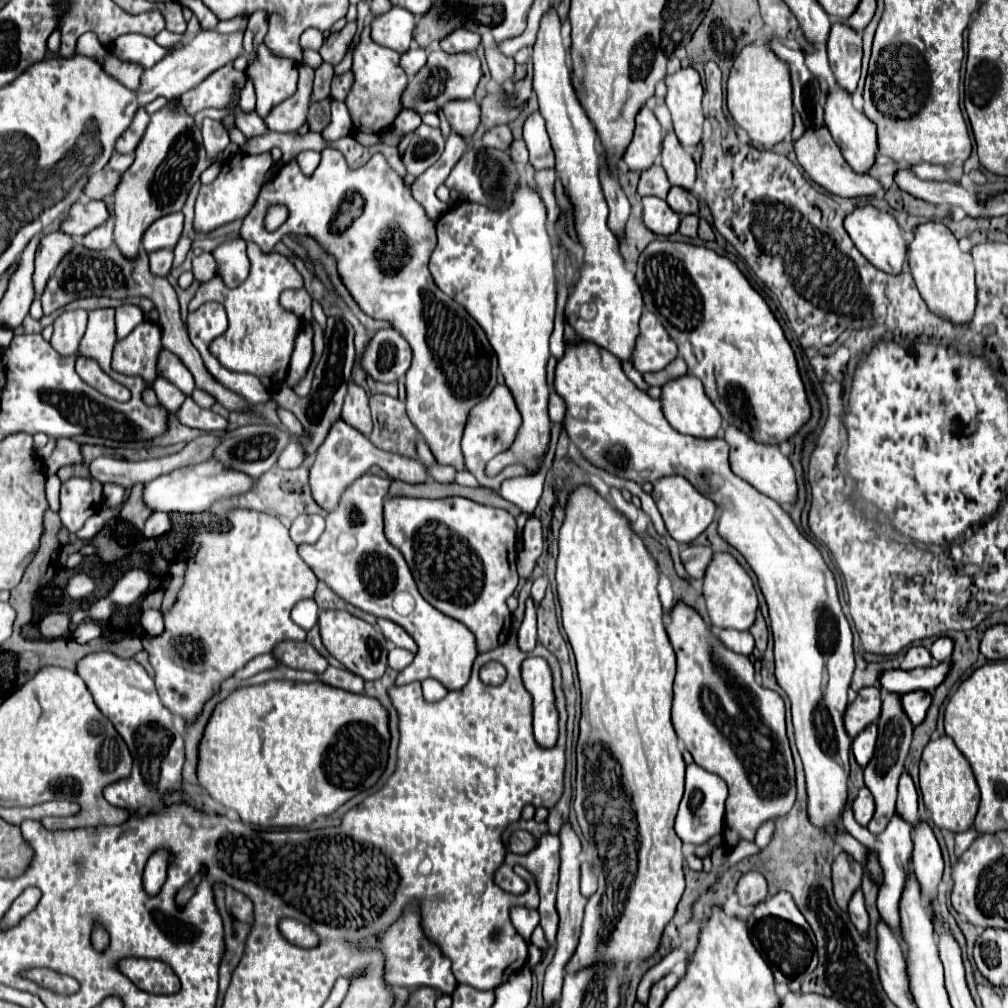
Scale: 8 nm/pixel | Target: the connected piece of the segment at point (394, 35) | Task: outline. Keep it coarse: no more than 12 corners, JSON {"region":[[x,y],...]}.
{"region":[[401,6],[373,16],[373,42],[403,54],[415,16]]}

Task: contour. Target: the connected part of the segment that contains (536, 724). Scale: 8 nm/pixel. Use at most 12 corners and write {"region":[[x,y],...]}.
{"region":[[541,657],[523,661],[533,694],[533,734],[551,748],[559,736],[553,676]]}

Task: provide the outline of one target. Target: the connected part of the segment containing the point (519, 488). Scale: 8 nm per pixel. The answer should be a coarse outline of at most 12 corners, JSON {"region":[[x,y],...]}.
{"region":[[543,474],[505,480],[499,494],[523,510],[519,537],[527,516],[543,492]]}

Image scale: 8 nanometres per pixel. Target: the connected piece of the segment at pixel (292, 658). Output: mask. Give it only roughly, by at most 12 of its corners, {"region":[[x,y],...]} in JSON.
{"region":[[281,642],[273,654],[291,668],[323,674],[327,660],[307,642]]}

